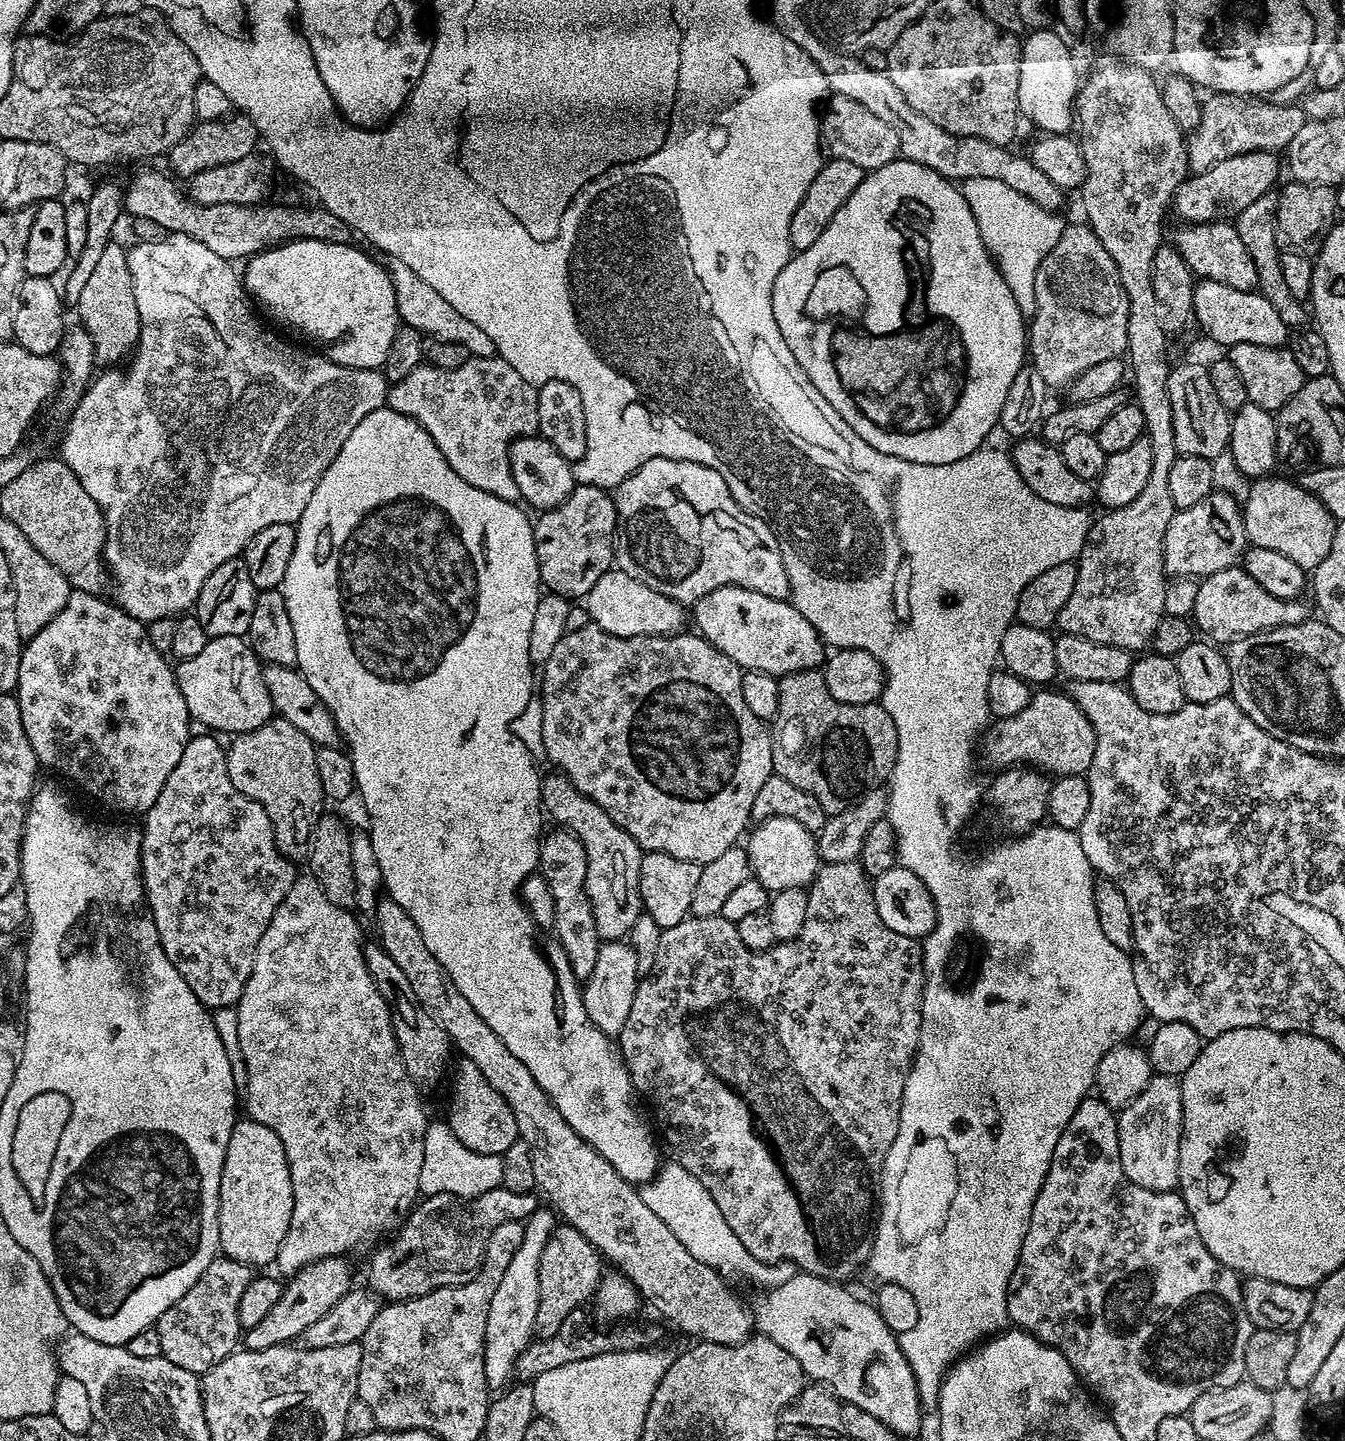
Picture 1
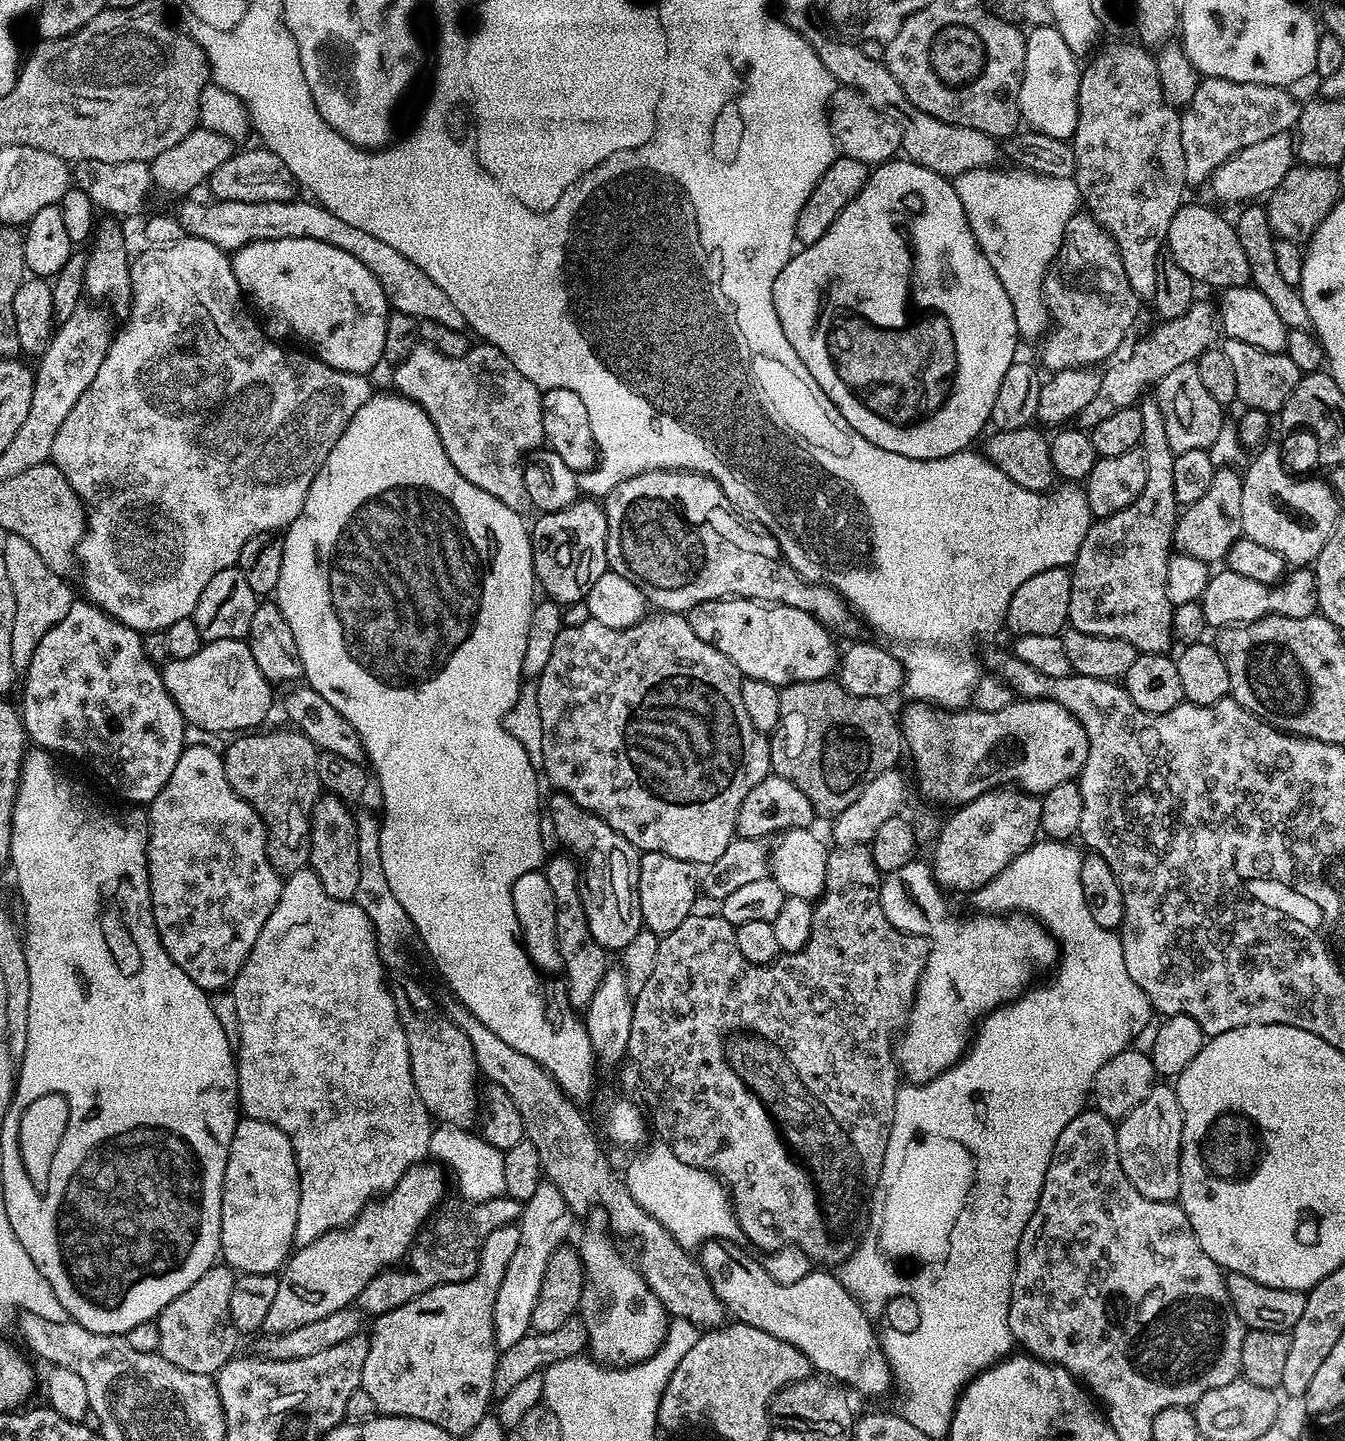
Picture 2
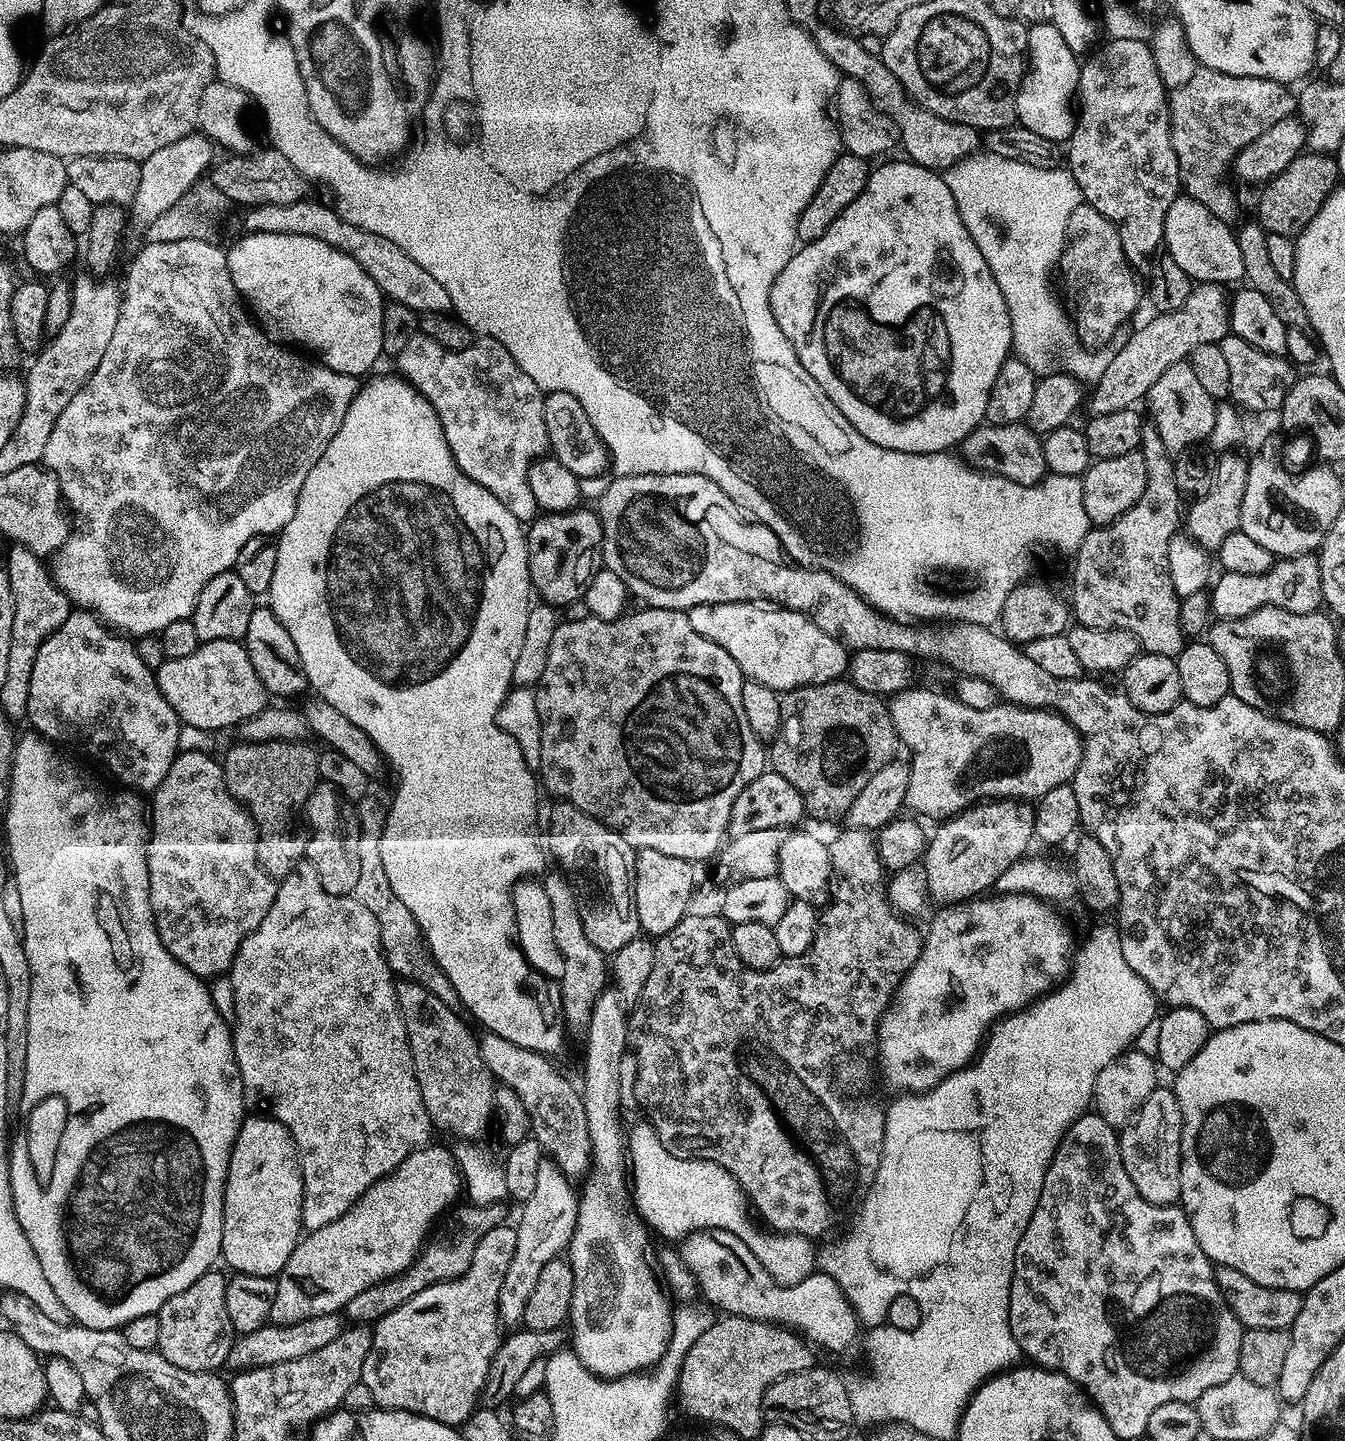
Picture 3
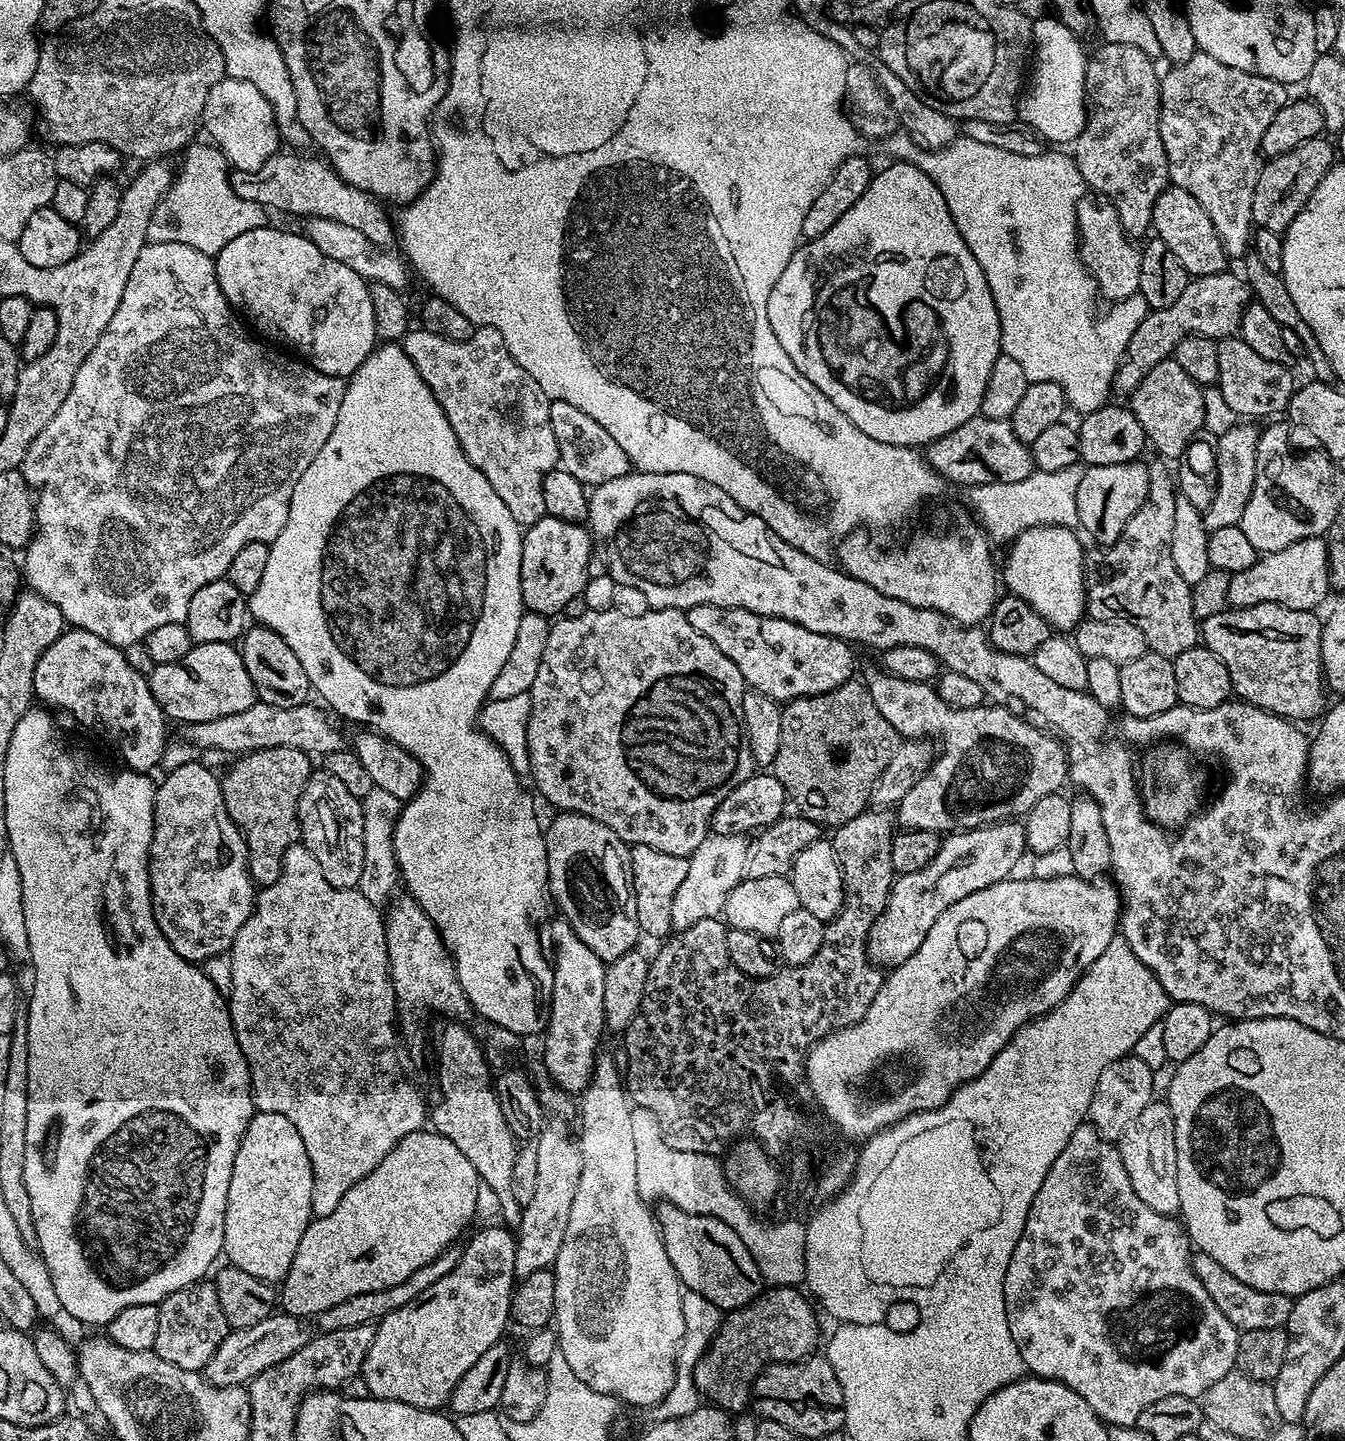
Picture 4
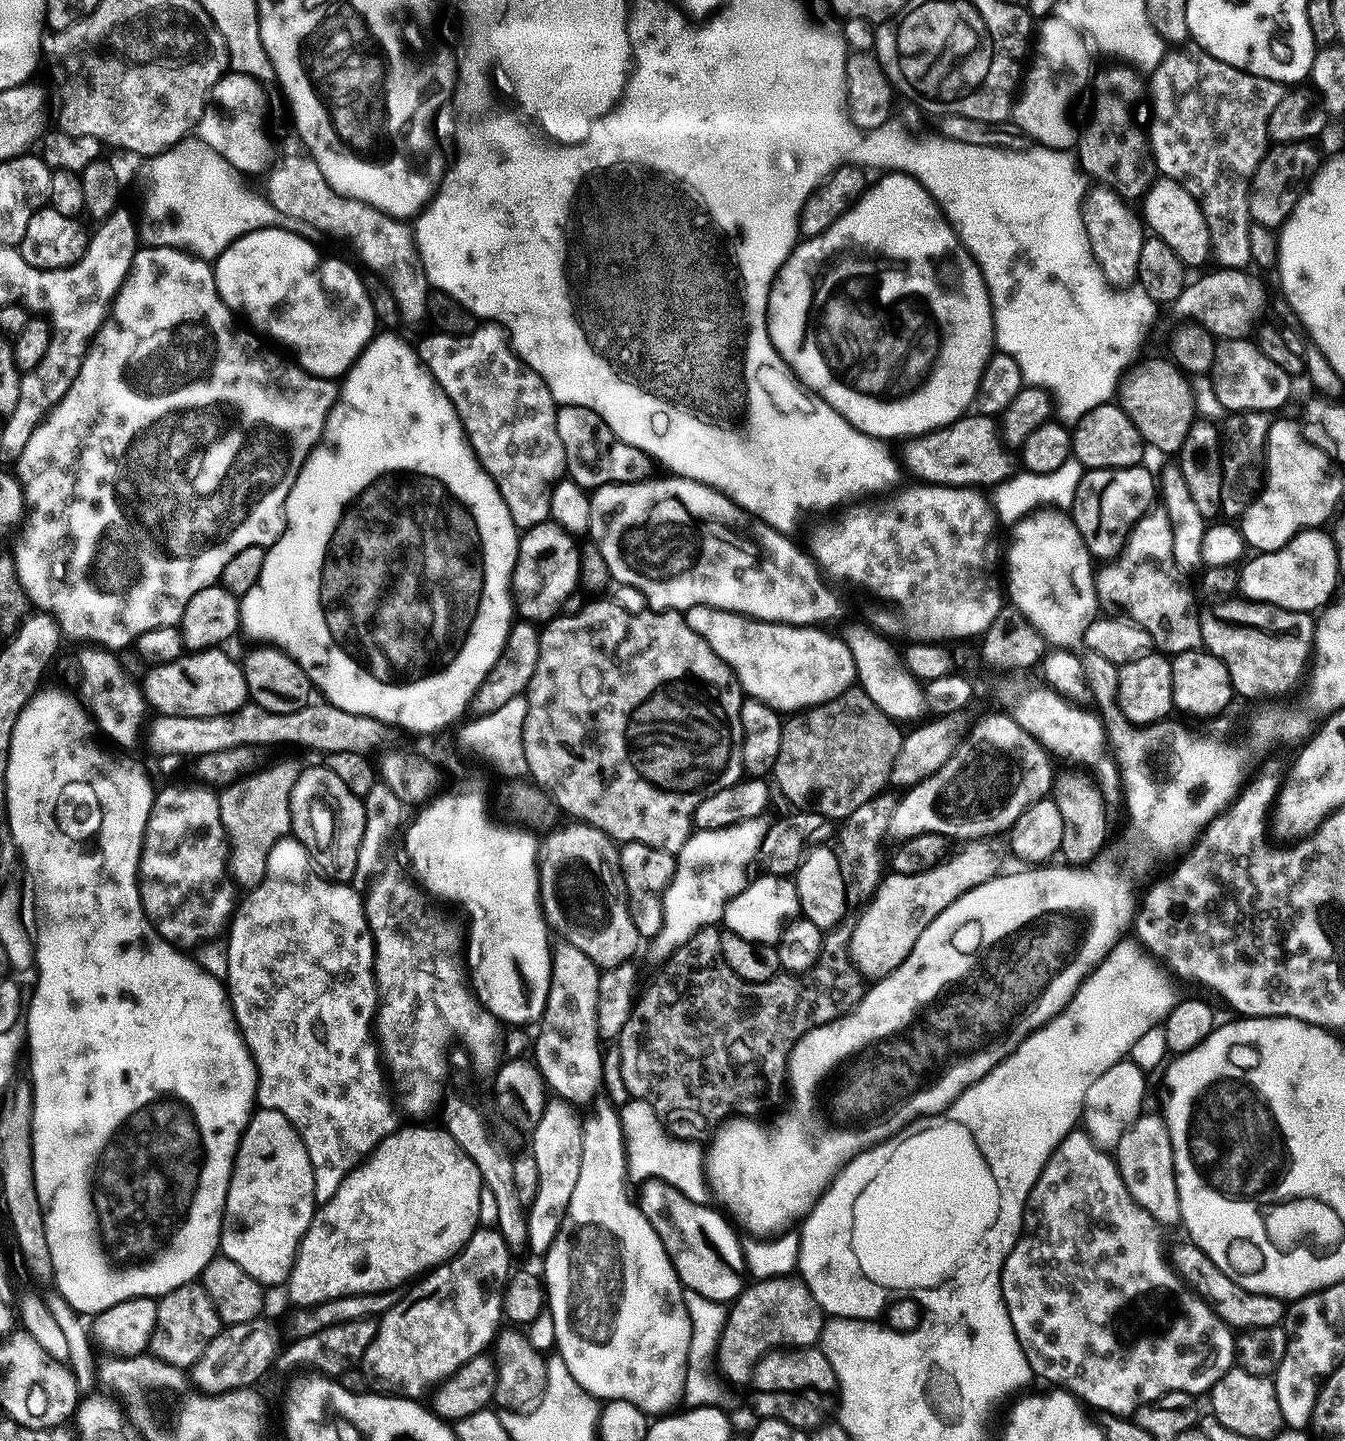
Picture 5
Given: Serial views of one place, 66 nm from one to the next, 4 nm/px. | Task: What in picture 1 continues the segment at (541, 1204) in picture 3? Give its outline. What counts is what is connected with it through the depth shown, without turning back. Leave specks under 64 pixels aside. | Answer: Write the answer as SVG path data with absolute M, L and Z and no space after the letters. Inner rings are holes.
M537 1207L534 1215L524 1224L522 1246L518 1246L514 1258L510 1258L510 1266L506 1266L506 1274L502 1274L502 1282L498 1282L494 1298L490 1298L490 1314L486 1314L484 1343L484 1369L489 1389L504 1390L513 1383L518 1358L522 1350L526 1350L526 1346L534 1339L540 1293L540 1261L544 1259L546 1246L553 1239L552 1231L555 1230L556 1224L558 1225L558 1216L551 1207Z

